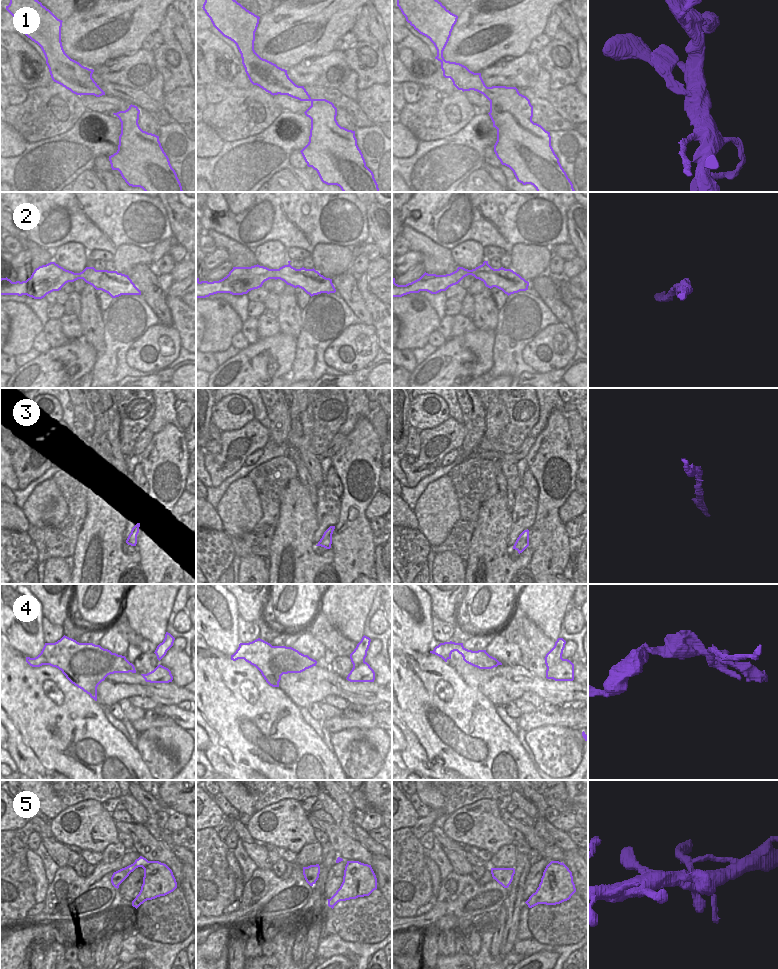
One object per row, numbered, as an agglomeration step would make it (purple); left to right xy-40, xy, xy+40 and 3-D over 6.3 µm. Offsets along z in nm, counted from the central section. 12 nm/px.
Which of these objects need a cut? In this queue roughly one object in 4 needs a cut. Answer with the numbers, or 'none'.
4

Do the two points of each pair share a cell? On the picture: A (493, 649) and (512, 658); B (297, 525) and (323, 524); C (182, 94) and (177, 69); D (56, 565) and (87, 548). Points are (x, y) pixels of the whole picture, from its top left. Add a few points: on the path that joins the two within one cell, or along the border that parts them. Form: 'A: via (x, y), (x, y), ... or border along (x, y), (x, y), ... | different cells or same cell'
A: via (498, 649), (507, 656) | same cell
B: border along (316, 505), (317, 529), (313, 536), (315, 545) | different cells
C: border along (185, 85), (178, 86), (165, 94) | different cells
D: border along (70, 569), (71, 573) | different cells

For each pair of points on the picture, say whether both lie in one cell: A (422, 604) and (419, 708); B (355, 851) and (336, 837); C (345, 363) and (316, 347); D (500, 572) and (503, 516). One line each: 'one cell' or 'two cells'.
A: two cells
B: one cell
C: two cells
D: one cell

